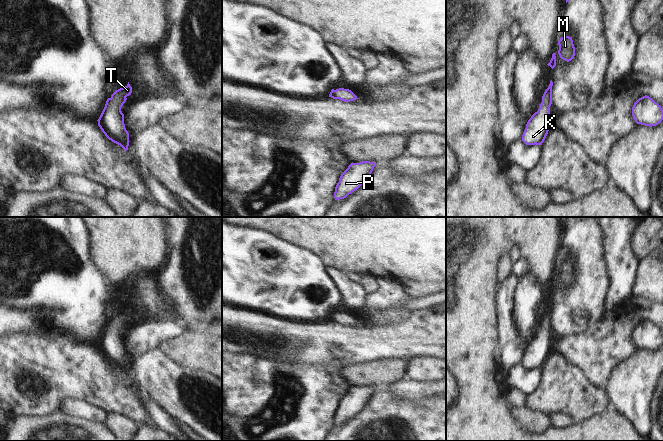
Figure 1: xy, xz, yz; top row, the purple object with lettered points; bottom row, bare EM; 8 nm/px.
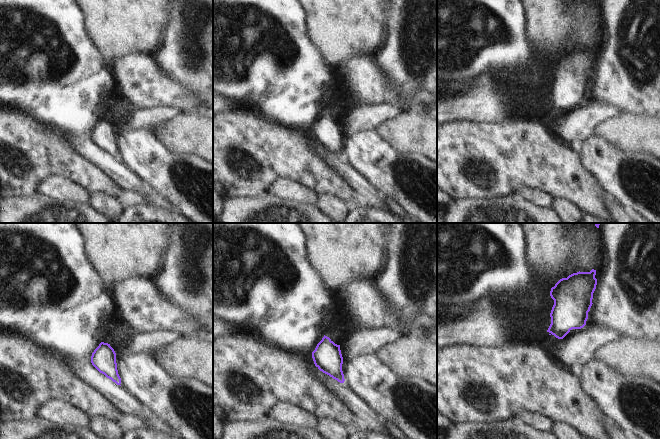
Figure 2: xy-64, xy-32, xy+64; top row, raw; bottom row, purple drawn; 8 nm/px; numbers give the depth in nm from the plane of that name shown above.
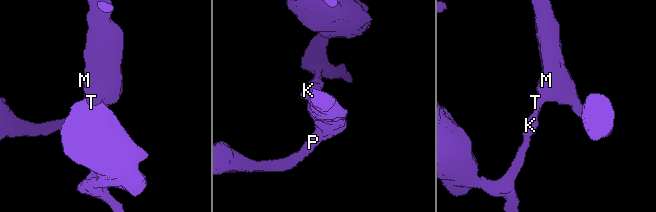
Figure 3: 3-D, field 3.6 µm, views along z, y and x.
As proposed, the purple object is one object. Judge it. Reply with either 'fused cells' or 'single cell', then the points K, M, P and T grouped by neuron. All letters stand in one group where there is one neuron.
single cell | K M P T

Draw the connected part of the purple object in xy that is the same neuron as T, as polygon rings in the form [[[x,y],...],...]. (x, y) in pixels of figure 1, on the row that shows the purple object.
[[[129,82],[124,88],[116,90],[107,99],[105,107],[99,117],[98,126],[105,136],[112,142],[120,145],[125,151],[129,146],[129,133],[125,128],[124,114],[121,107],[131,95],[132,87]]]

